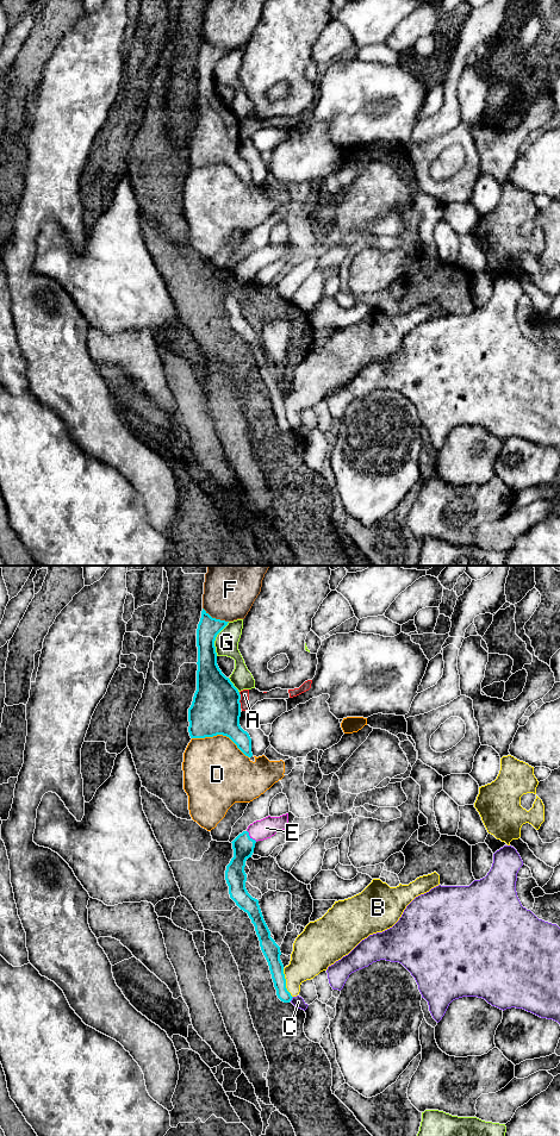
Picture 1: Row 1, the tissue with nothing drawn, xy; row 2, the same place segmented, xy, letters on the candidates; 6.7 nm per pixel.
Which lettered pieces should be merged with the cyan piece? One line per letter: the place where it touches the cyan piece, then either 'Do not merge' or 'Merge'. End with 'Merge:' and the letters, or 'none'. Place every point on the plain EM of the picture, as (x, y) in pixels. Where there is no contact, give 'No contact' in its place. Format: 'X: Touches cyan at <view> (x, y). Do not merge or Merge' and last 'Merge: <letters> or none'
A: Touches cyan at xy (240, 128). Do not merge
B: Touches cyan at xy (285, 411). Do not merge
C: Touches cyan at xy (291, 428). Do not merge
D: Touches cyan at xy (221, 162). Do not merge
E: Touches cyan at xy (249, 264). Merge
F: Touches cyan at xy (215, 47). Do not merge
G: Touches cyan at xy (215, 67). Do not merge
Merge: E

